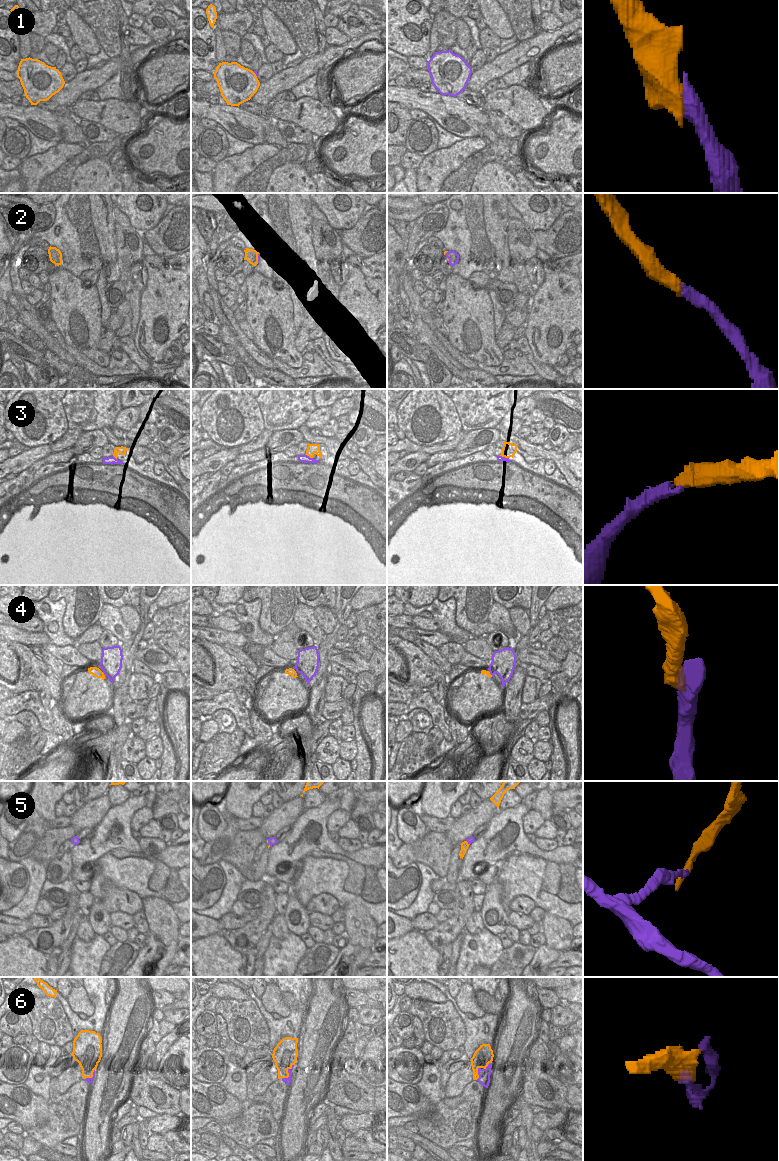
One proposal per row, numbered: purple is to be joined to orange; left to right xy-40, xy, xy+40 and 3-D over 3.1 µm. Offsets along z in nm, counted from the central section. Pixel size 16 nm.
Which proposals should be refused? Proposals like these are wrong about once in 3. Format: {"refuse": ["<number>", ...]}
{"refuse": ["5"]}

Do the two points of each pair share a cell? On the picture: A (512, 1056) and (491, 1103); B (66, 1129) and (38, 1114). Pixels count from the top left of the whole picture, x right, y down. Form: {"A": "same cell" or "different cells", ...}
{"A": "same cell", "B": "different cells"}

